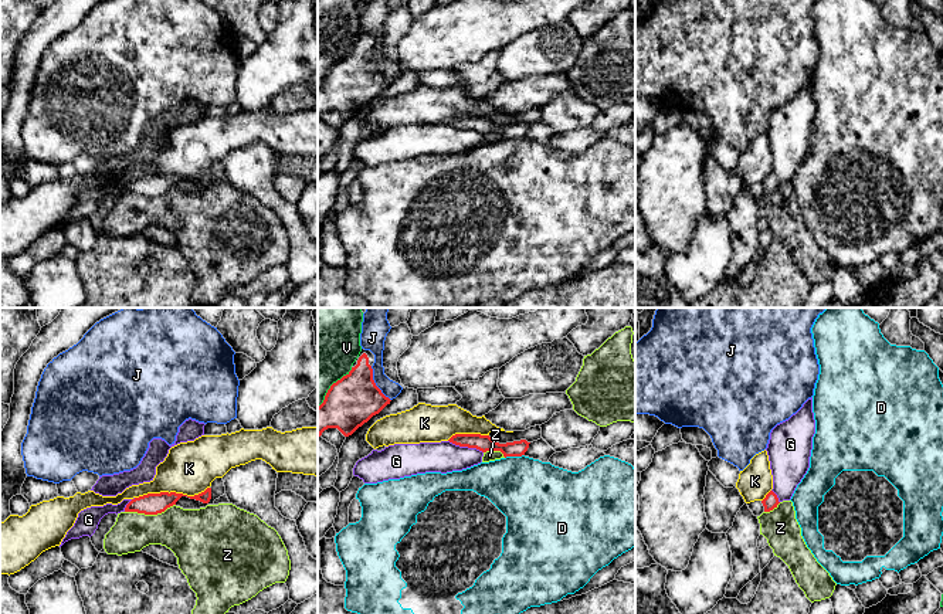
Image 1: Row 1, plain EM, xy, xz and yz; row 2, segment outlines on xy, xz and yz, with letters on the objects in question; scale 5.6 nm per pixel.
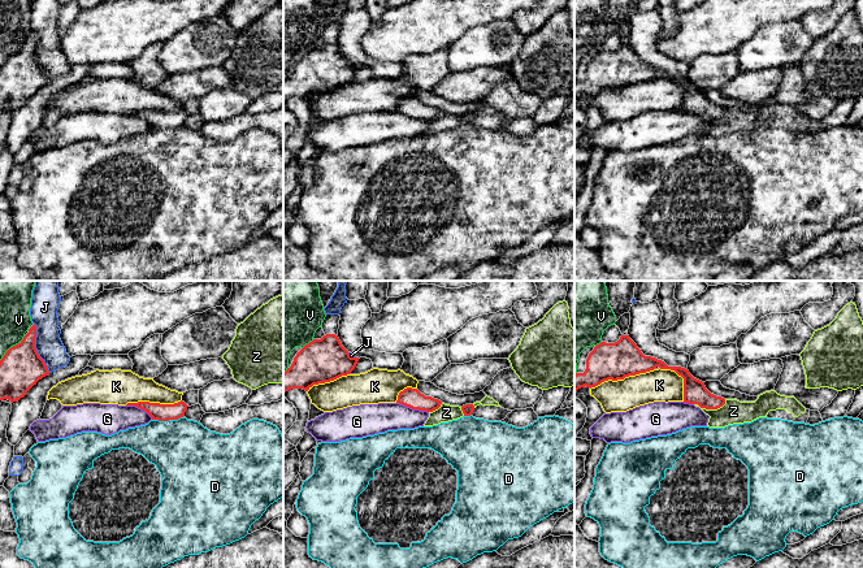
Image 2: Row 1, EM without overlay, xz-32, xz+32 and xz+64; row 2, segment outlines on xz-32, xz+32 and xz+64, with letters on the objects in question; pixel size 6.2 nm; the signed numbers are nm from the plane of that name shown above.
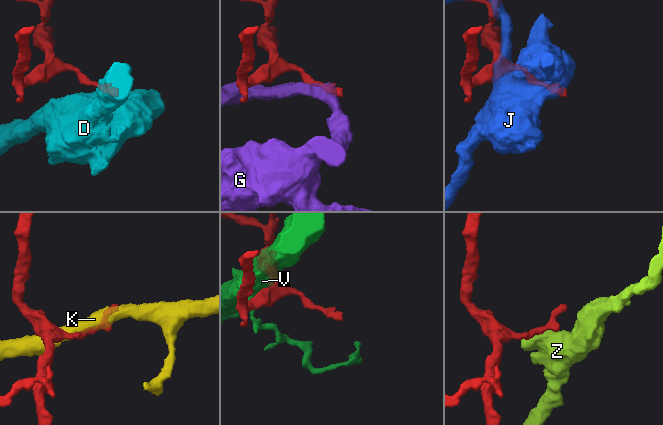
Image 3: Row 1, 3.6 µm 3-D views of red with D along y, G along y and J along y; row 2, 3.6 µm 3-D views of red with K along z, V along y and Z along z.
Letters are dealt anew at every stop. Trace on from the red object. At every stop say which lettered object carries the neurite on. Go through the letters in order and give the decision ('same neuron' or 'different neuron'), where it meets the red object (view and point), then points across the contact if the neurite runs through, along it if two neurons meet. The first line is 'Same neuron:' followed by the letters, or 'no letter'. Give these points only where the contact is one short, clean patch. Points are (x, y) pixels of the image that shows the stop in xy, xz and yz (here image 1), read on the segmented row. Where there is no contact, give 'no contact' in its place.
Same neuron: no letter
D: different neuron; meets red in xz at (514, 455); border along xz (523, 454), (505, 458)
G: different neuron; meets red in xz at (465, 445)
J: different neuron; meets red in xz at (375, 383)
K: different neuron; meets red in xy at (172, 492)
V: different neuron; meets red in xz at (331, 386)
Z: different neuron; meets red in xy at (149, 514)

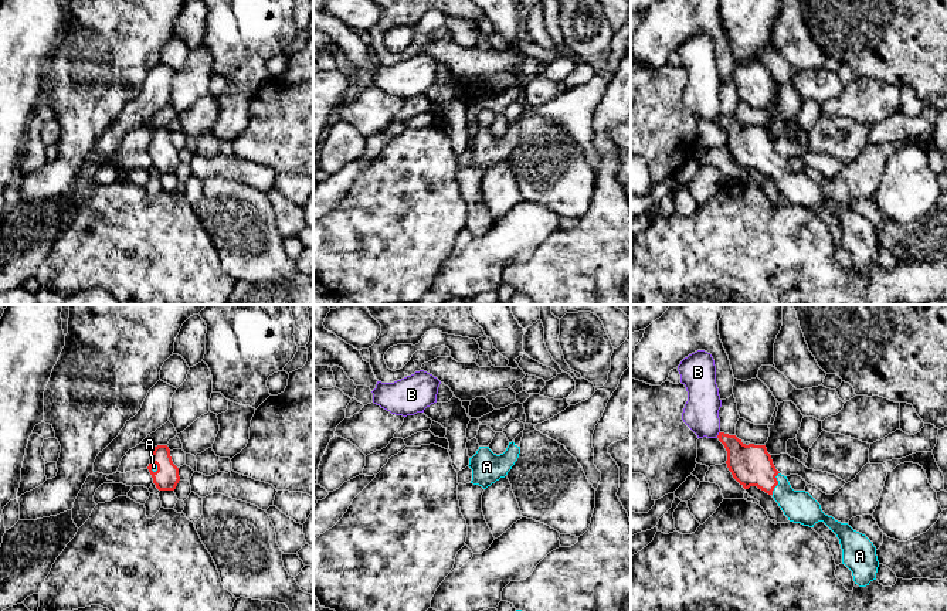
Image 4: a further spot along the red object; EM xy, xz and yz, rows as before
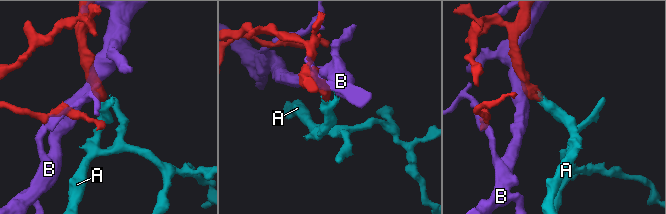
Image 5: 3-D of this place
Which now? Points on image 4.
Same neuron: A
A: same neuron; meets red in yz at (777, 484); runs through yz (752, 465), (777, 484), (798, 506)
B: different neuron; meets red in yz at (719, 434)

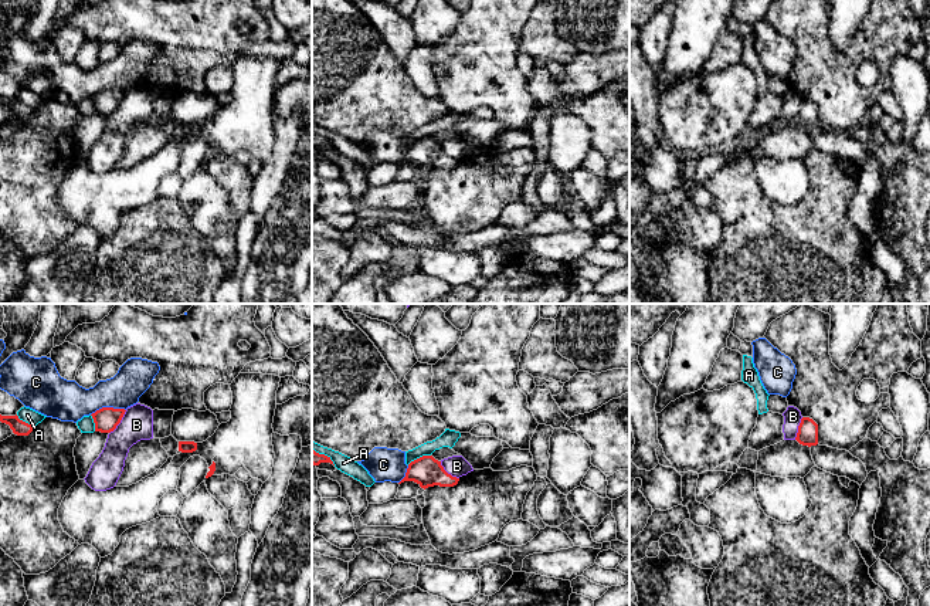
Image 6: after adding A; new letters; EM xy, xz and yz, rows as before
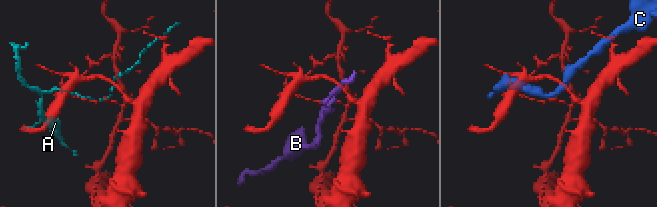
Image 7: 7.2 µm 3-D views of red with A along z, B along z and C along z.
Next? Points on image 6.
Same neuron: no letter
A: different neuron; meets red in xz at (420, 457)
B: different neuron; meets red in xy at (119, 422); border along xy (126, 410), (121, 422), (109, 433)
C: different neuron; meets red in xy at (108, 408)

